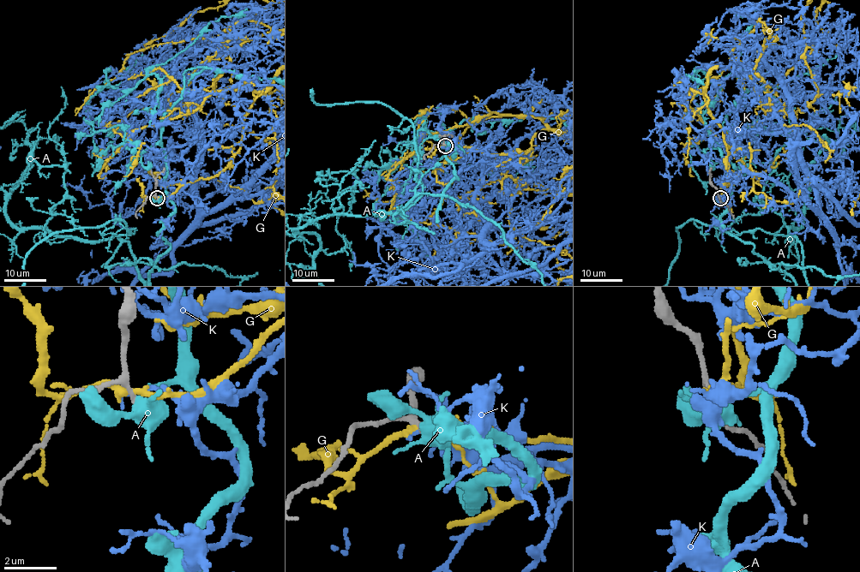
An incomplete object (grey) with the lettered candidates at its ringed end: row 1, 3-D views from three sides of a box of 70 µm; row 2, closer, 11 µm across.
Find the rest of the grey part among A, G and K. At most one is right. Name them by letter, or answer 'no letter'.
no letter

